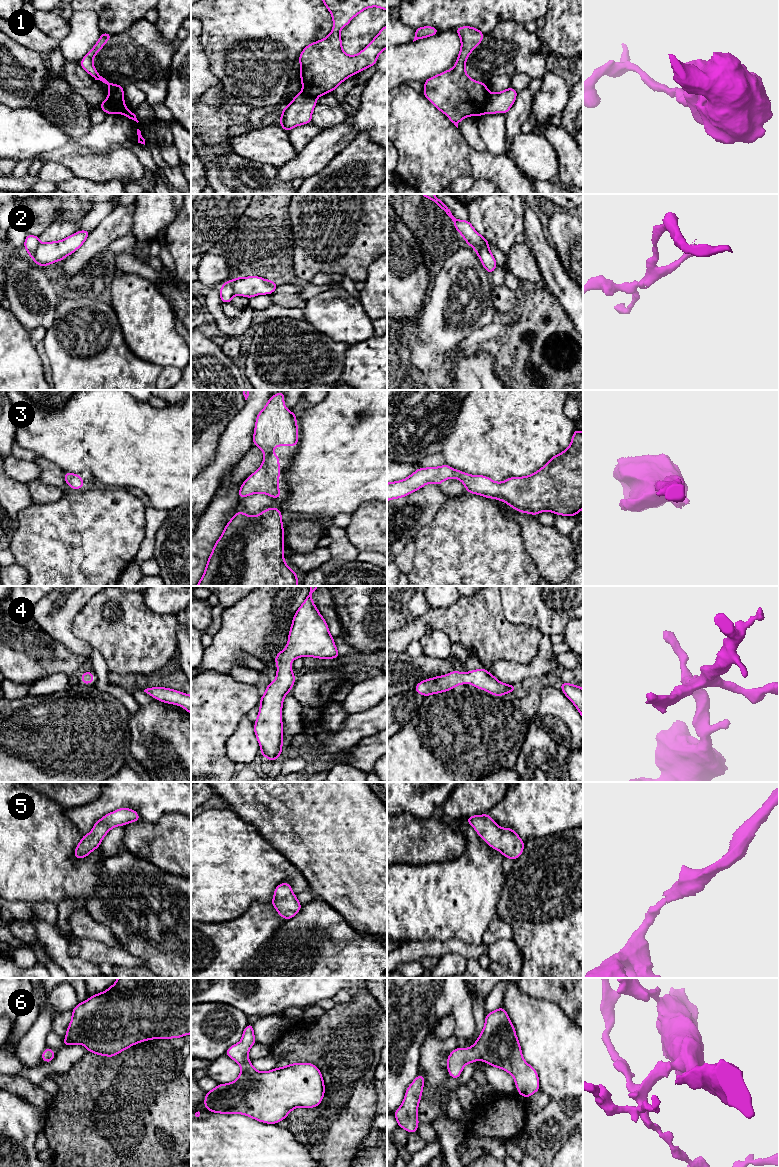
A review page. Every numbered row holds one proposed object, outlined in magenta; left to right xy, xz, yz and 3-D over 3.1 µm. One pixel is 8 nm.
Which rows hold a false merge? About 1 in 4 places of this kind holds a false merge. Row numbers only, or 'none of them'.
1, 2

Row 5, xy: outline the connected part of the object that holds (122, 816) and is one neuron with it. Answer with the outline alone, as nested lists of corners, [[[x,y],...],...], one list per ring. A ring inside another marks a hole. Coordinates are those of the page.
[[[119,808],[98,820],[90,833],[82,836],[82,840],[75,848],[74,858],[82,859],[96,850],[105,835],[116,826],[123,826],[128,823],[140,820],[140,815],[130,808]]]

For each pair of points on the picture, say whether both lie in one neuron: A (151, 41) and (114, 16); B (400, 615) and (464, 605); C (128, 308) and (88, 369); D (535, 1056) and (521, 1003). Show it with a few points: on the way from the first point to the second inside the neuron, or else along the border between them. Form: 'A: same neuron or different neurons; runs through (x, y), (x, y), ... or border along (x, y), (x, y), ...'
A: different neurons; border along (144, 18), (134, 21), (124, 31), (113, 34)
B: different neurons; border along (430, 607), (423, 614), (407, 623)
C: different neurons; border along (110, 302), (123, 339), (127, 344)
D: same neuron; runs through (535, 1043), (535, 1022), (529, 1016)

